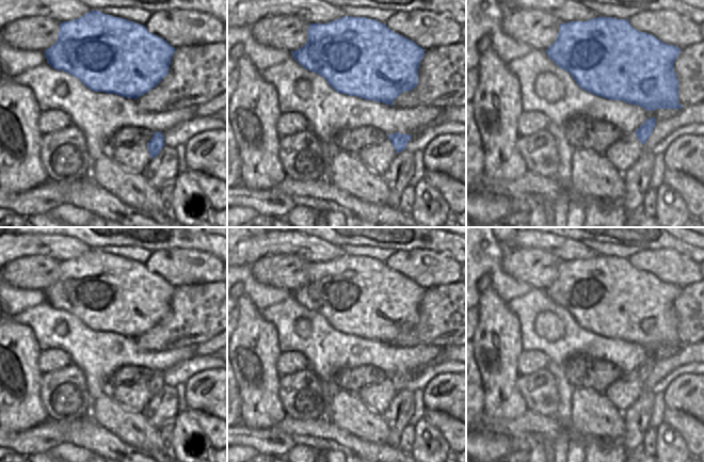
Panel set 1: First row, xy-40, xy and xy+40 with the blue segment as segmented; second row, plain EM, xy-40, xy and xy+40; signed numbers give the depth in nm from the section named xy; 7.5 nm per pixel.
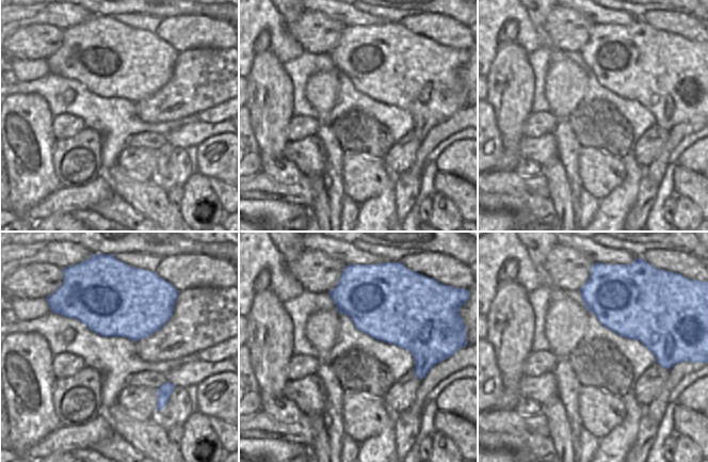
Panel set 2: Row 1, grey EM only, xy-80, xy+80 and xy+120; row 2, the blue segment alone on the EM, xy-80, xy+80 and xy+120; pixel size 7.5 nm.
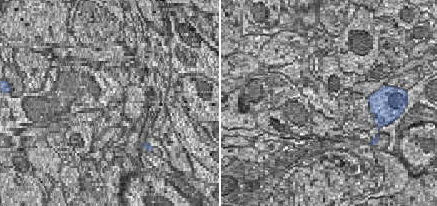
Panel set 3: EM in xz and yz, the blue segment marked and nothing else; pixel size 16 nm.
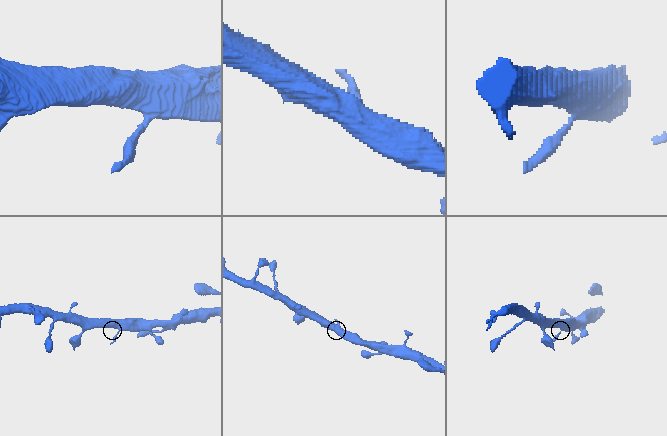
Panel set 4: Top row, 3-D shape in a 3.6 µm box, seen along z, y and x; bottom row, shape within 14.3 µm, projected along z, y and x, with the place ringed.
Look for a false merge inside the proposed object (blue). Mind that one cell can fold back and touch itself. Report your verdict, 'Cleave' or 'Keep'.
Keep

